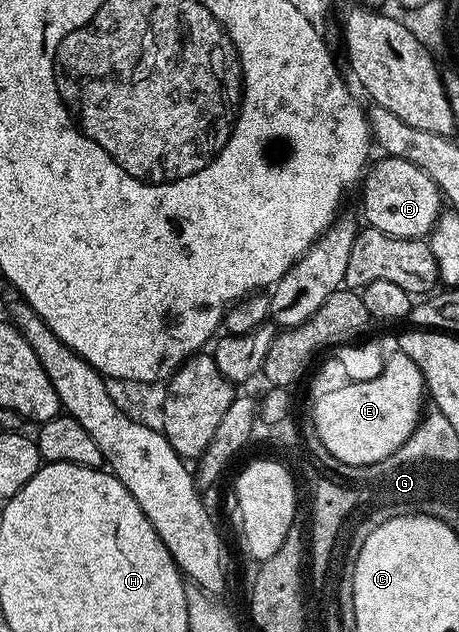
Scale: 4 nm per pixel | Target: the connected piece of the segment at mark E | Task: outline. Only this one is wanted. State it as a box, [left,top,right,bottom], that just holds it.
[313,350,425,469]

